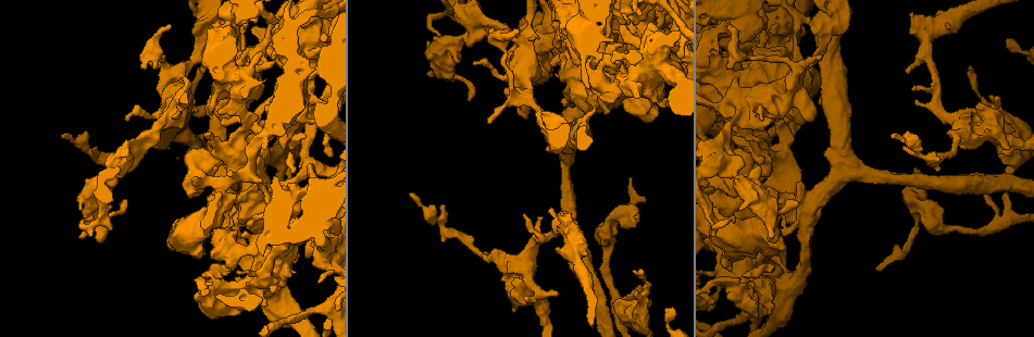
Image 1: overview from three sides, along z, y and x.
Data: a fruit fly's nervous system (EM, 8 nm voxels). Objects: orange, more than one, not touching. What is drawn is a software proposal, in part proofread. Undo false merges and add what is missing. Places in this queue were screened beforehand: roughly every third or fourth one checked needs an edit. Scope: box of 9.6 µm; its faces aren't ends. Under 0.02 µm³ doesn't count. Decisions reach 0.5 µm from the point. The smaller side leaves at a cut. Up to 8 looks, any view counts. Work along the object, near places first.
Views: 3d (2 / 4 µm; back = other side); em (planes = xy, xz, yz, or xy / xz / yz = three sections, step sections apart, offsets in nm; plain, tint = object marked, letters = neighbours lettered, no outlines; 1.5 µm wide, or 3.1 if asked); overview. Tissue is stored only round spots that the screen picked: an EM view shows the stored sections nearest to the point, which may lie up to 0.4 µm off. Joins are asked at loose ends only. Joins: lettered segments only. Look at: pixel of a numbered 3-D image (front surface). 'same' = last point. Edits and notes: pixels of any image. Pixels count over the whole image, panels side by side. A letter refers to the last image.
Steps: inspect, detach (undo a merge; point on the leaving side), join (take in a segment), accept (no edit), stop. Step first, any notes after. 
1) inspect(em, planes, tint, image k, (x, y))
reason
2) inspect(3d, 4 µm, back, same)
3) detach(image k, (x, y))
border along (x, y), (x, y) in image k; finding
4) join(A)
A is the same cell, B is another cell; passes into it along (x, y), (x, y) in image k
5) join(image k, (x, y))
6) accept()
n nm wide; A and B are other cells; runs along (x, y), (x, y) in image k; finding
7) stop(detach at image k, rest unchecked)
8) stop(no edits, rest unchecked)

inspect(3d, 2 µm, image 1, (530, 37))
an open end

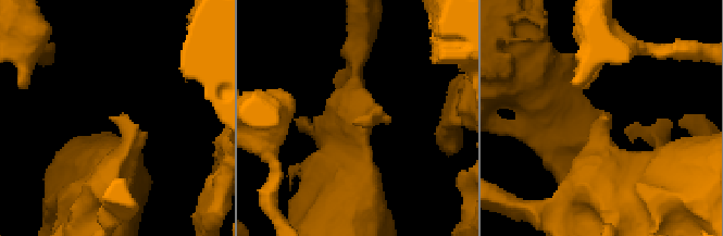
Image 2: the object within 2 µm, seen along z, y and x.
inspect(em, xz, step 8, tint, image 2, (606, 118))
now the EM

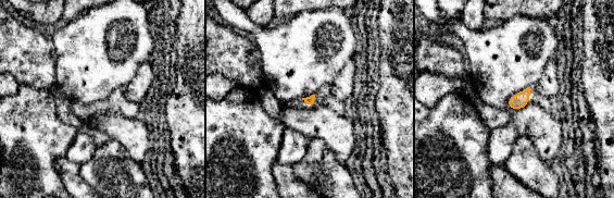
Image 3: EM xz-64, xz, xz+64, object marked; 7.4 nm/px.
inspect(em, planes, letters, same)

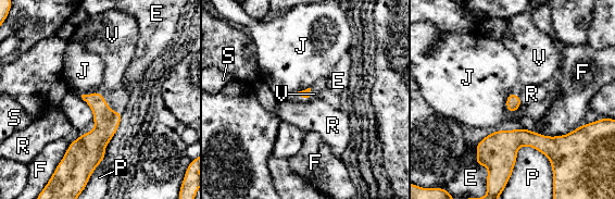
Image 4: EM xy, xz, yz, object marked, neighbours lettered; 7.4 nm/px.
join(V)
V is the same cell, E, F, J, P, R and S are other cells; passes into it along (107, 121), (103, 98), (112, 88) in image 4; it goes on there

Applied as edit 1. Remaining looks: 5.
inspect(overview)
redraw

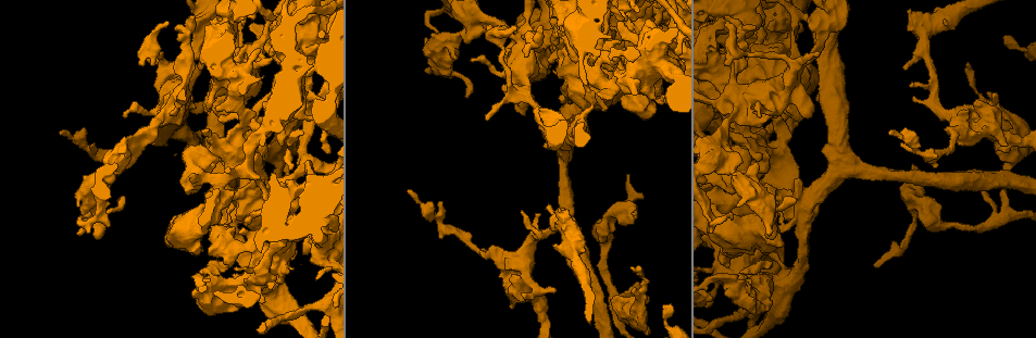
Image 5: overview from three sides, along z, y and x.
inspect(em, planes, tint, image 5, (664, 323))
calibre changes

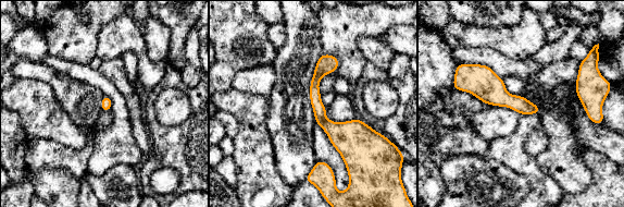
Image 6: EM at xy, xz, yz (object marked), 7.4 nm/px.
inspect(em, planes, letters, same)

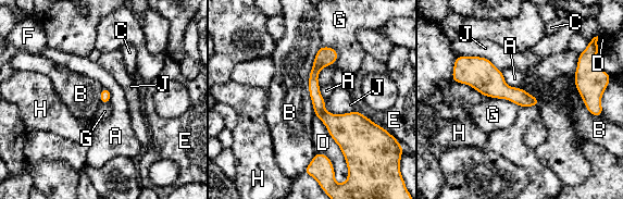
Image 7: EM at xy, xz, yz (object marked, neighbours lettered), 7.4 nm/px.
accept()
A, B, C, D, E, F, G, H and J are other cells; border along (321, 46), (309, 75), (314, 115) in image 7; all the same neuron

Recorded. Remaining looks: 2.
stop(join at image 4, rest unchecked)

